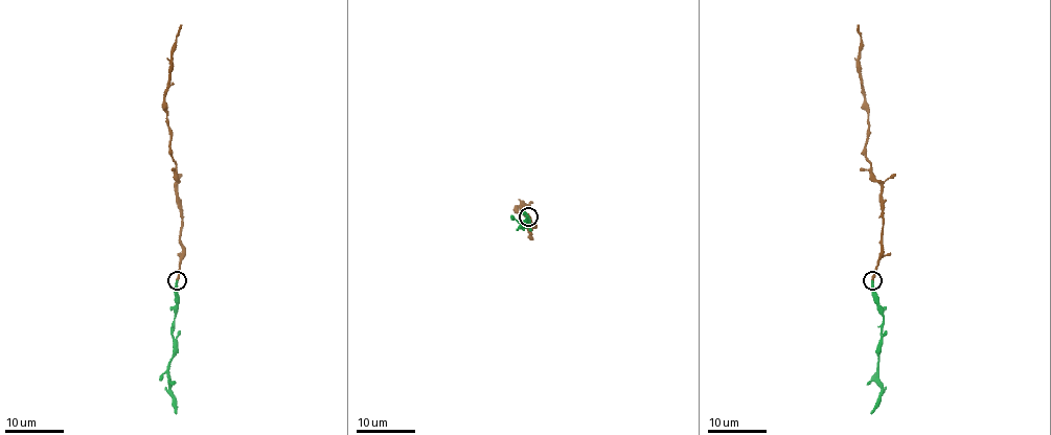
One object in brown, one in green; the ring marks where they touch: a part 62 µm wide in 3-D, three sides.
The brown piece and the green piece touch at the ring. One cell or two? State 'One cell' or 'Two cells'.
One cell

